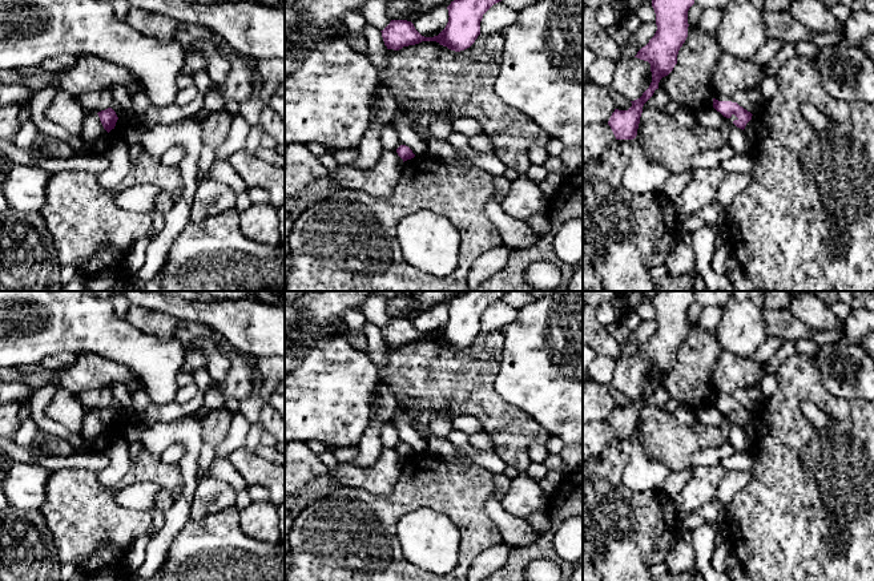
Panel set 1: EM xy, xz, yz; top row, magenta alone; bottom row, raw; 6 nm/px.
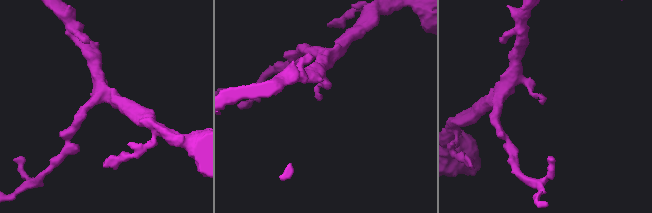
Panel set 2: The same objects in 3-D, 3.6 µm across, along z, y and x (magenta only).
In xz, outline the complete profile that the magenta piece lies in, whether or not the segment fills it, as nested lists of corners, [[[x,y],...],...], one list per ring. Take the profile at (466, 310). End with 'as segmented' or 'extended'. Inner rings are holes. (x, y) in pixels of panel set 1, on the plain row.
[[[463,291],[447,304],[448,320],[434,335],[422,334],[411,319],[391,318],[380,328],[387,347],[399,348],[403,344],[422,339],[436,339],[451,348],[460,350],[470,346],[480,332],[483,312],[508,291]]]; as segmented

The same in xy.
[[[108,406],[105,408],[101,408],[97,411],[100,415],[100,419],[104,424],[104,427],[109,431],[112,427],[114,427],[116,420],[118,417],[116,409],[112,406]]]; as segmented

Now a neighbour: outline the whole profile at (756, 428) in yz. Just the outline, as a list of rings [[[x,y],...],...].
[[[753,412],[752,417],[746,421],[744,431],[754,445],[762,436],[768,433],[769,425],[764,421],[758,412]]]

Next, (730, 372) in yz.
[[[722,351],[714,363],[712,379],[717,391],[733,395],[737,390],[758,387],[765,375],[765,364],[754,358]]]

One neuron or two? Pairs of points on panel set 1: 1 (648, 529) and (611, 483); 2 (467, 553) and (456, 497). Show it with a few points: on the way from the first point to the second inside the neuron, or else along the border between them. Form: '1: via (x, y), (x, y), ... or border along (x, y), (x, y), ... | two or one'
1: via (636, 517), (613, 495) | one
2: via (468, 540), (467, 511) | one

